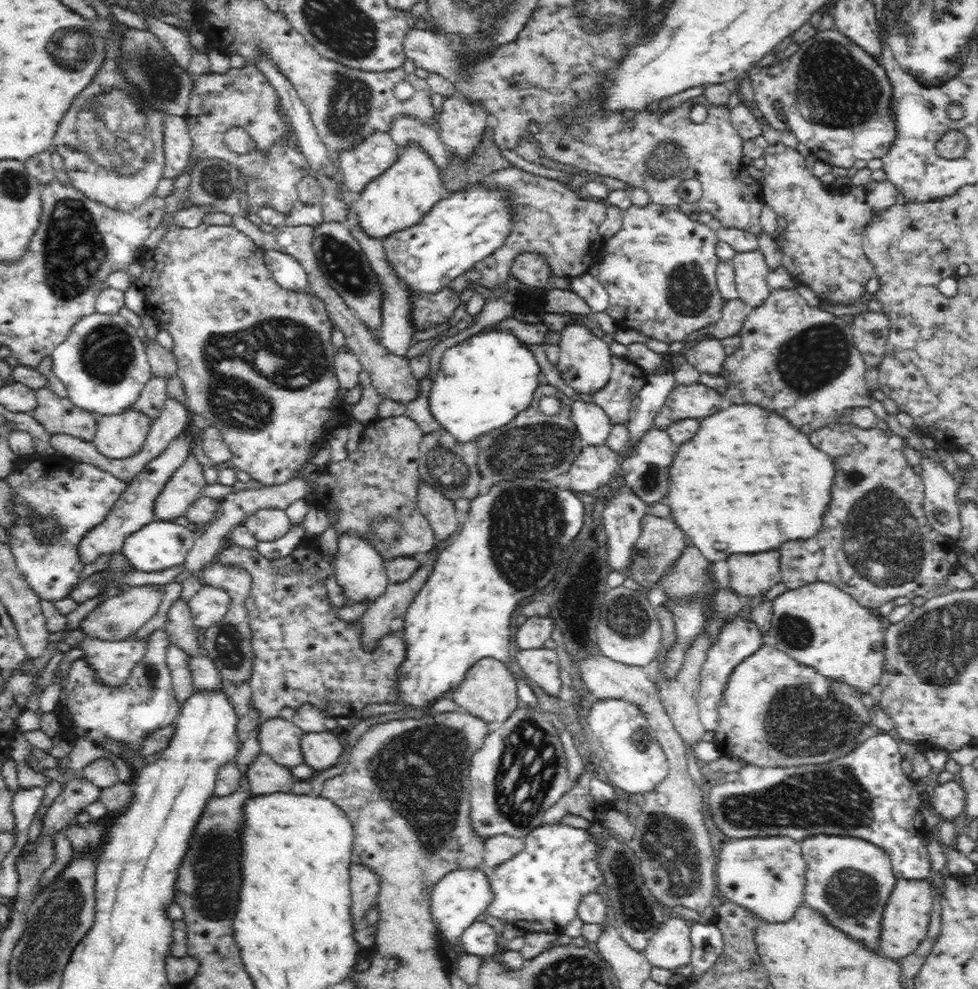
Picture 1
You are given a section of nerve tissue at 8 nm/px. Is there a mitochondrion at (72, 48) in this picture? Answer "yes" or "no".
yes

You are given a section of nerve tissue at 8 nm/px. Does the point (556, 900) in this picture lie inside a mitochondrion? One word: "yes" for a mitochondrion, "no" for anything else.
no

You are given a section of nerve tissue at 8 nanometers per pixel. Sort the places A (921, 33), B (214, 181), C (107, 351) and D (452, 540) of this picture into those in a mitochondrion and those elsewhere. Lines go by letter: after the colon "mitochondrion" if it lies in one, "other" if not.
A: mitochondrion
B: mitochondrion
C: mitochondrion
D: other

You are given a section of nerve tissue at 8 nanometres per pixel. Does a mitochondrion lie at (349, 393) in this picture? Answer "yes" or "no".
no

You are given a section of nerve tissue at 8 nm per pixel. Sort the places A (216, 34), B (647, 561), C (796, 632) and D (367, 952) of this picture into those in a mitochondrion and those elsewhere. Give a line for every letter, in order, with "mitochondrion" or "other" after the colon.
A: other
B: mitochondrion
C: mitochondrion
D: other

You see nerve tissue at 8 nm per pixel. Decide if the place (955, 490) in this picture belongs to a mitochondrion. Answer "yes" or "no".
no

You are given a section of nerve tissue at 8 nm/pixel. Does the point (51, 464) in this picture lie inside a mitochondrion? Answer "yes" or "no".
no

